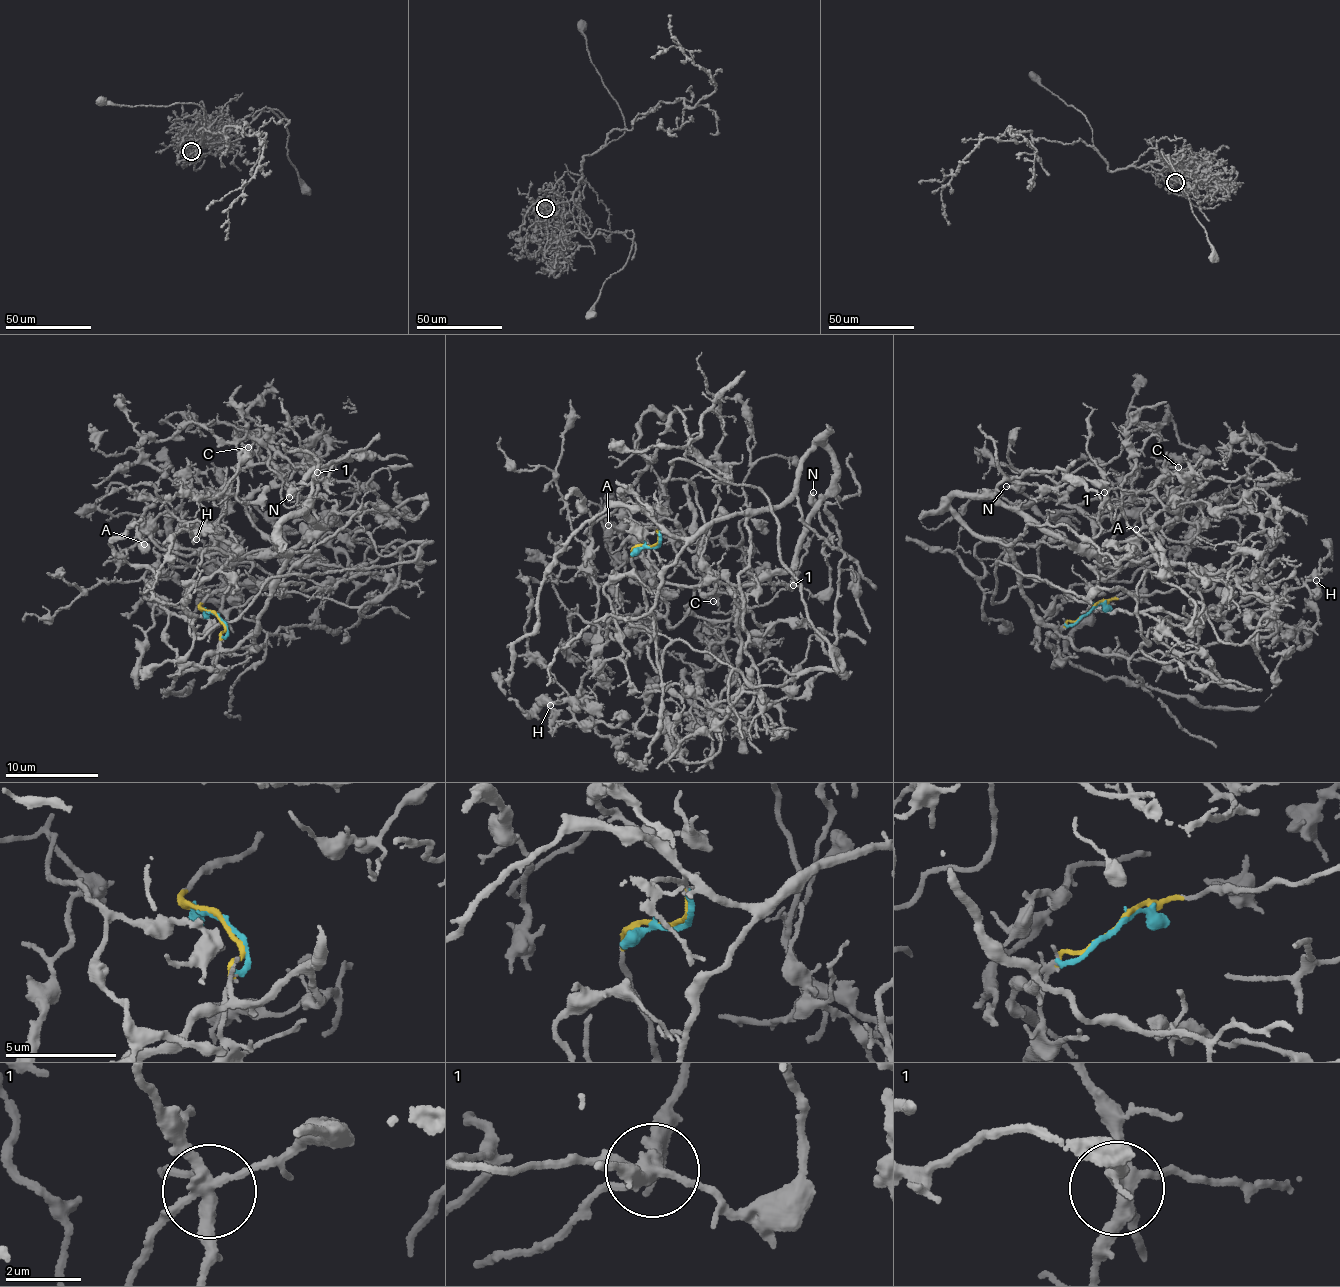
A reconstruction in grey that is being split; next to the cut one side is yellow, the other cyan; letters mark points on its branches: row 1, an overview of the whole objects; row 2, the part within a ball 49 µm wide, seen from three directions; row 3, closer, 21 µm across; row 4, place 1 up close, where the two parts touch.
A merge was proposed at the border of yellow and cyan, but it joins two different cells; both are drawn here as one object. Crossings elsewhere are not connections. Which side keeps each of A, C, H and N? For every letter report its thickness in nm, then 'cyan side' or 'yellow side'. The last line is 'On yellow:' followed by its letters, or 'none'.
A: 150 nm thick; yellow side
C: 200 nm thick; yellow side
H: 200 nm thick; yellow side
N: 320 nm thick; yellow side
On yellow: A, C, H, N

